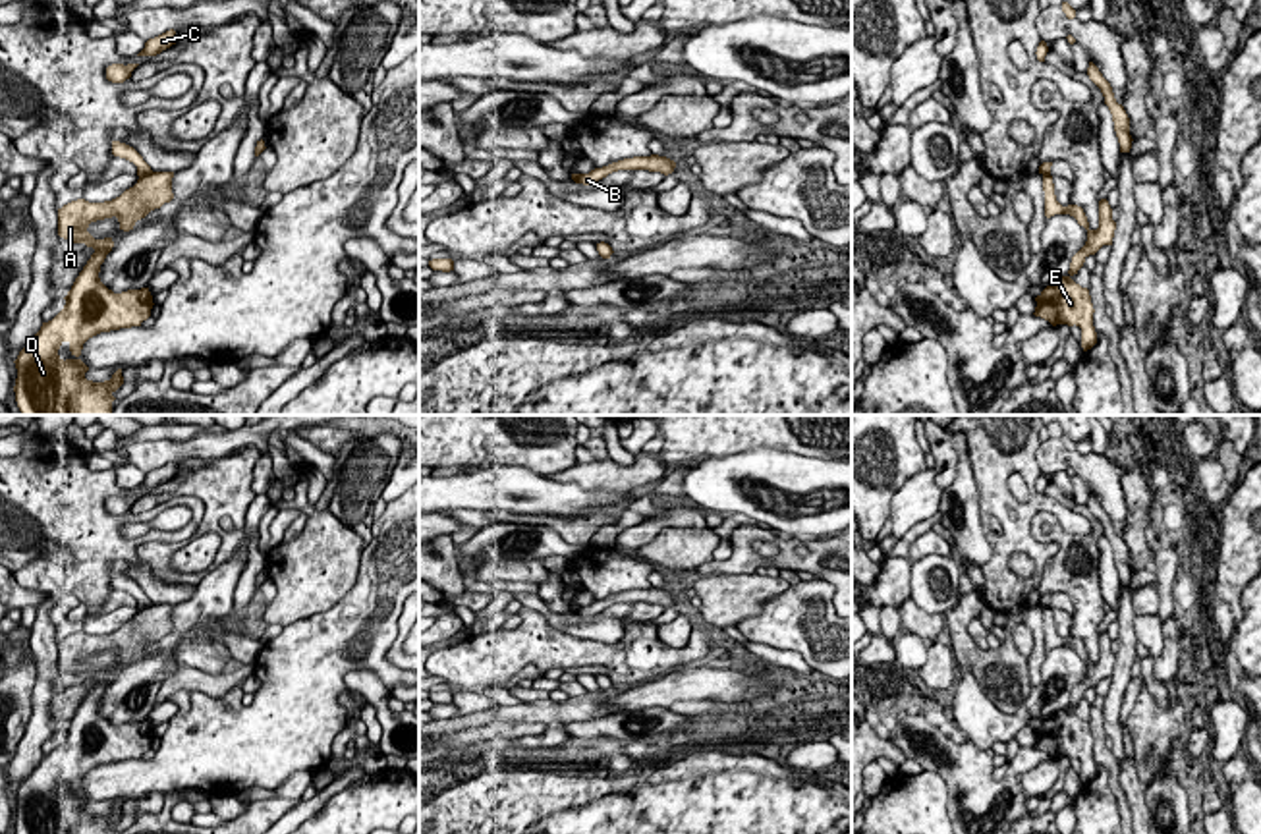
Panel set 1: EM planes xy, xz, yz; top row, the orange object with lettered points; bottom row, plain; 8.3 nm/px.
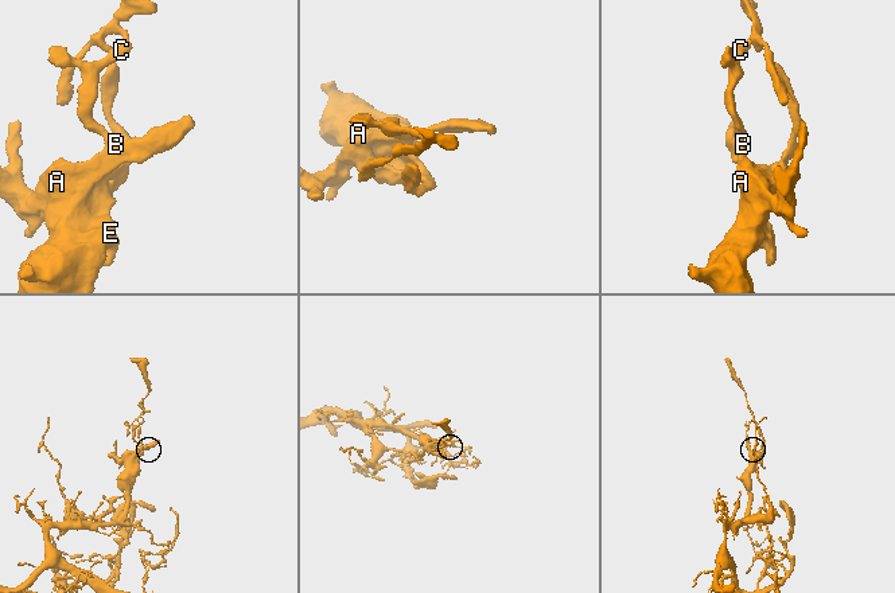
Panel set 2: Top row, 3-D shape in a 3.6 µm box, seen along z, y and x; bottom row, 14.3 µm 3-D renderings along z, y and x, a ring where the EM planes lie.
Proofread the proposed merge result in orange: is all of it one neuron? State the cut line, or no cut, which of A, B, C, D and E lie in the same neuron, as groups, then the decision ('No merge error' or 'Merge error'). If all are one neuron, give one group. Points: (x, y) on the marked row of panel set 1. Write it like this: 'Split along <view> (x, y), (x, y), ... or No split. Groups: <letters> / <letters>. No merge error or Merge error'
Split along xy (153, 172), (140, 178). Groups: A B D E / C. Merge error

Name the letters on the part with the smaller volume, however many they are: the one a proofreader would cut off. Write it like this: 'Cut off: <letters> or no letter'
Cut off: C

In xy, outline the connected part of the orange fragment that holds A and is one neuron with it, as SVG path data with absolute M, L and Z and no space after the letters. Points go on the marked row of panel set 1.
M153 172L112 201L77 199L58 208L58 236L95 253L64 297L64 309L42 322L14 361L21 415L112 415L112 394L124 384L122 369L110 380L87 380L89 367L79 359L83 344L100 332L141 326L154 303L149 288L114 293L100 282L100 264L114 241L95 239L87 228L116 216L120 230L133 230L137 220L174 199L172 178L174 172Z

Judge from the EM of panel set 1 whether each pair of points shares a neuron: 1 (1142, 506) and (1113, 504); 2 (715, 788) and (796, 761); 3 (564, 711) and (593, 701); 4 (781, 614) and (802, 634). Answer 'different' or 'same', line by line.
1: different
2: different
3: same
4: same

